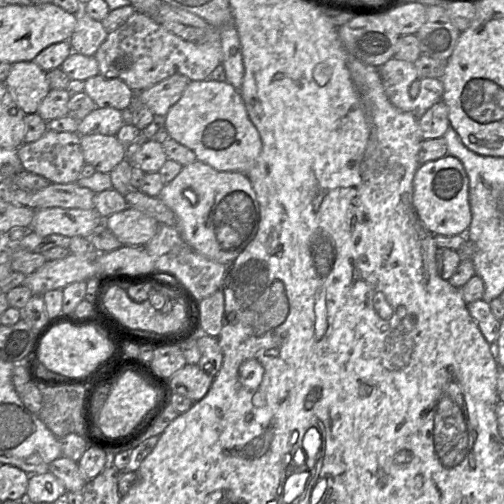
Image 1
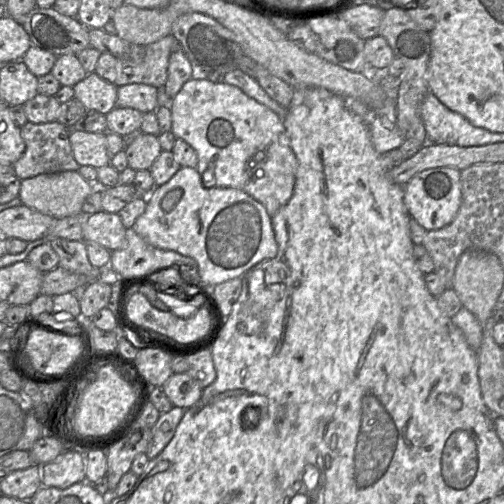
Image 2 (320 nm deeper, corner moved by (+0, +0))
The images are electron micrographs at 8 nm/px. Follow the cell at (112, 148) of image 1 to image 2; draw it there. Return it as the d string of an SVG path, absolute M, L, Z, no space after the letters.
M70 130L73 156L80 166L100 168L110 164L105 132Z

